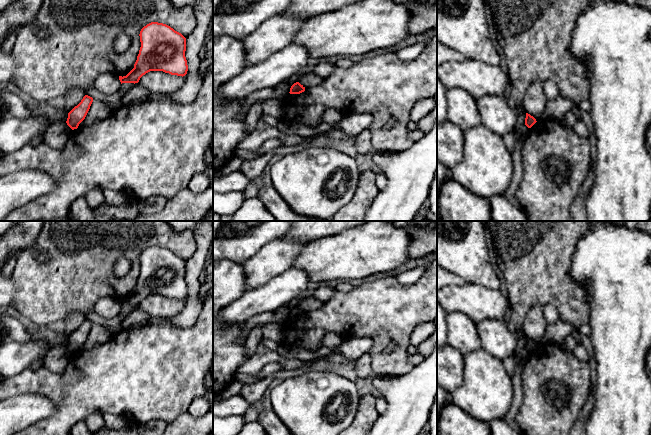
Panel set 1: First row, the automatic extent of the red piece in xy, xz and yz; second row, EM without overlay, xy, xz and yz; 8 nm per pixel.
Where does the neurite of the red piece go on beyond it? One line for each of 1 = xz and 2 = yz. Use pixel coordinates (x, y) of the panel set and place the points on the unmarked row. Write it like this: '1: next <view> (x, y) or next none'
1: next none
2: next none

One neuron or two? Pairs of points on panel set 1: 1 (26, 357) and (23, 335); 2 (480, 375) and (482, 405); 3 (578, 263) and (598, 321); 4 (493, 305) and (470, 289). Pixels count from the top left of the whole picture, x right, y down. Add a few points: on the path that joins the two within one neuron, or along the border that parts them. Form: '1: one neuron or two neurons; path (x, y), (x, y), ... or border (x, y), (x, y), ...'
1: two neurons; border (32, 337), (26, 341), (10, 340)
2: one neuron; path (482, 382), (482, 398)
3: one neuron; path (593, 276), (598, 281), (598, 306)
4: one neuron; path (487, 303), (484, 303), (476, 295)

